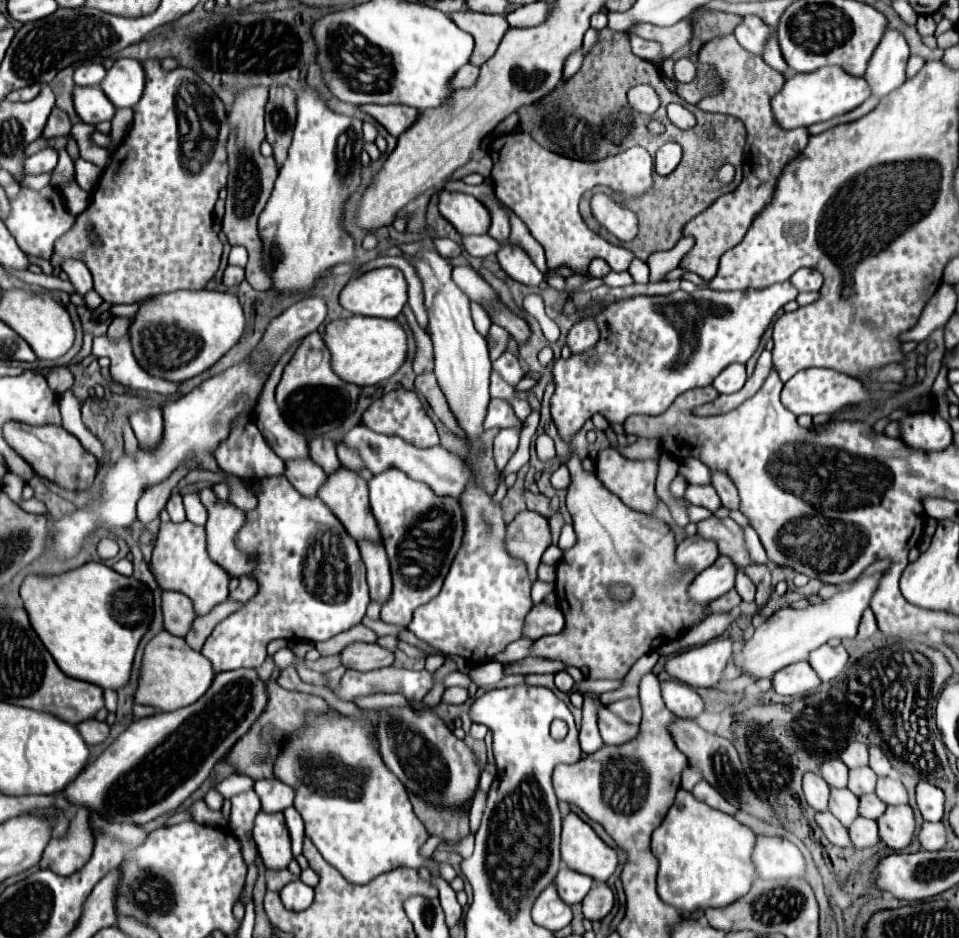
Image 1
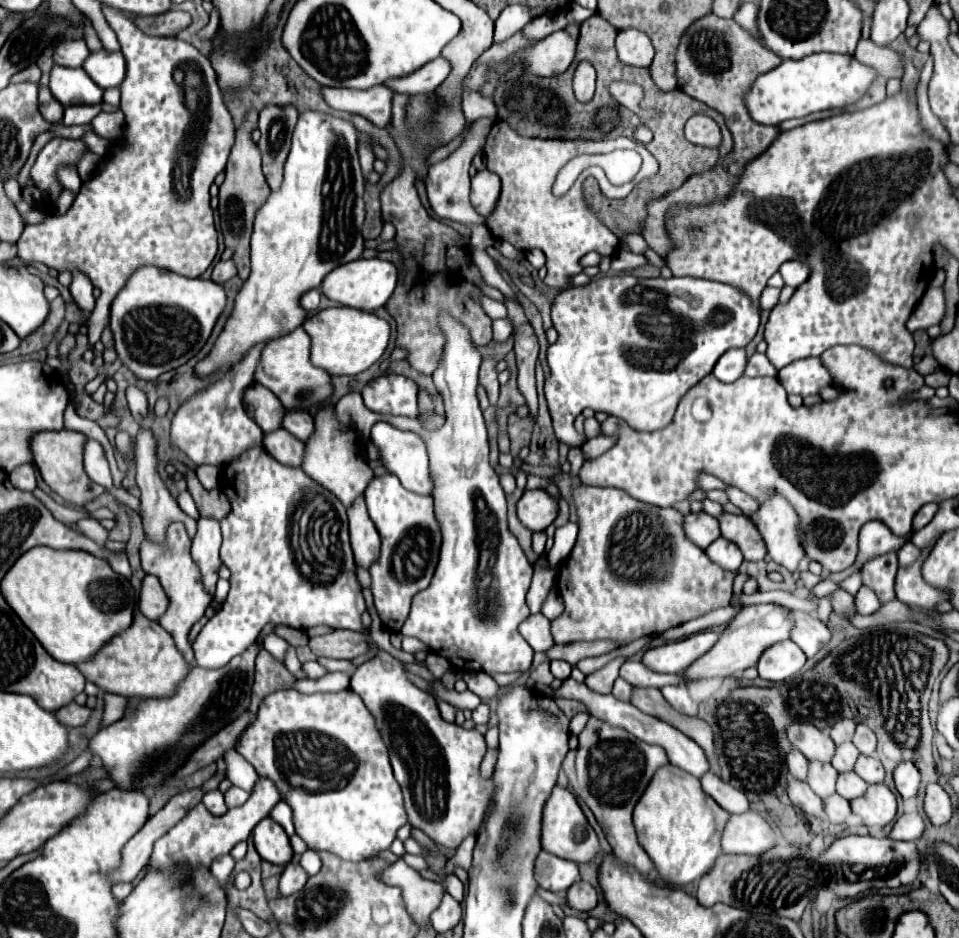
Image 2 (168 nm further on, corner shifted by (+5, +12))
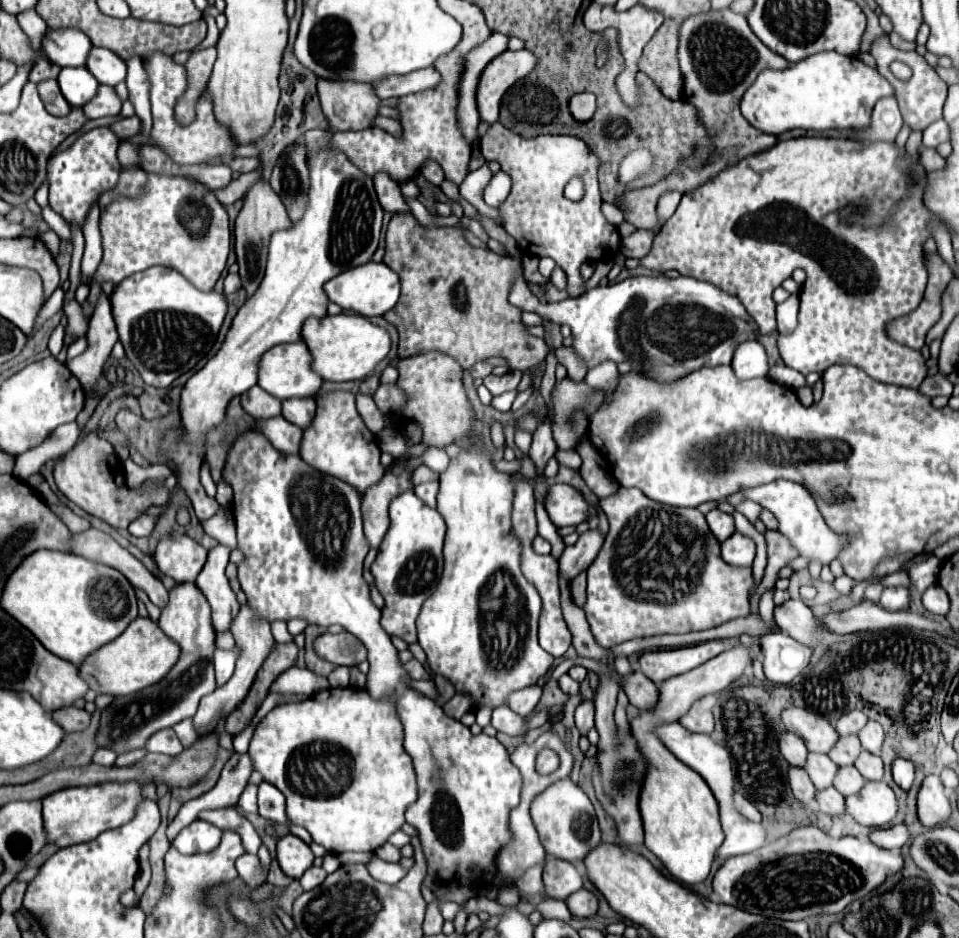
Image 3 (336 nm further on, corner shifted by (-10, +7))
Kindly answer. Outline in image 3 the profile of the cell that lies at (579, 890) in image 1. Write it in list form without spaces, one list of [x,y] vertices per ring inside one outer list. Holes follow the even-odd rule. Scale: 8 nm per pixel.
[[[547,858],[543,868],[543,882],[549,898],[565,900],[573,892],[583,888],[583,876],[577,872],[577,868],[571,862],[559,860],[559,858]]]

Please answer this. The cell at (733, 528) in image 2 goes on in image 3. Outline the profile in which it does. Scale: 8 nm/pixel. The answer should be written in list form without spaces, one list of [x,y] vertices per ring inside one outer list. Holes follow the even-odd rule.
[[[767,530],[763,536],[767,542],[767,568],[765,568],[759,588],[765,594],[767,590],[771,590],[775,586],[777,572],[783,566],[787,566],[789,560],[793,560],[797,554],[795,554],[795,548],[791,546],[791,542],[787,542],[787,538],[783,538],[783,534],[779,534],[777,530]]]

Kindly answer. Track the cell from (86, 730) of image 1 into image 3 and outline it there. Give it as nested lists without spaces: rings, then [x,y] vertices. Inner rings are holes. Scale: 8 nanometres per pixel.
[[[69,706],[69,708],[63,708],[63,710],[55,710],[53,712],[53,718],[67,732],[81,732],[91,722],[91,714],[87,710],[75,708],[75,706]]]

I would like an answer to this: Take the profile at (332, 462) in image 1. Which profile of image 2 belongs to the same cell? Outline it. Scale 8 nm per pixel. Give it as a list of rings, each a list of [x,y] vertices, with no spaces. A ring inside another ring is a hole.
[[[286,409],[284,413],[284,429],[296,435],[300,441],[306,441],[314,431],[314,419],[306,409]]]

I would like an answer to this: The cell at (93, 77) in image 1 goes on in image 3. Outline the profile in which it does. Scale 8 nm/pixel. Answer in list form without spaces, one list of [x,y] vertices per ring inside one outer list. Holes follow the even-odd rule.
[[[47,30],[47,36],[43,38],[43,48],[51,62],[65,68],[85,66],[93,44],[79,30]]]

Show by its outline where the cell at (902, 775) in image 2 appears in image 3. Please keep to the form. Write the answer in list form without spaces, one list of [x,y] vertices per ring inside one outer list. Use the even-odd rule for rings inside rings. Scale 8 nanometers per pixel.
[[[897,758],[893,762],[893,780],[897,786],[901,786],[903,790],[909,790],[915,782],[915,764],[903,758]]]

